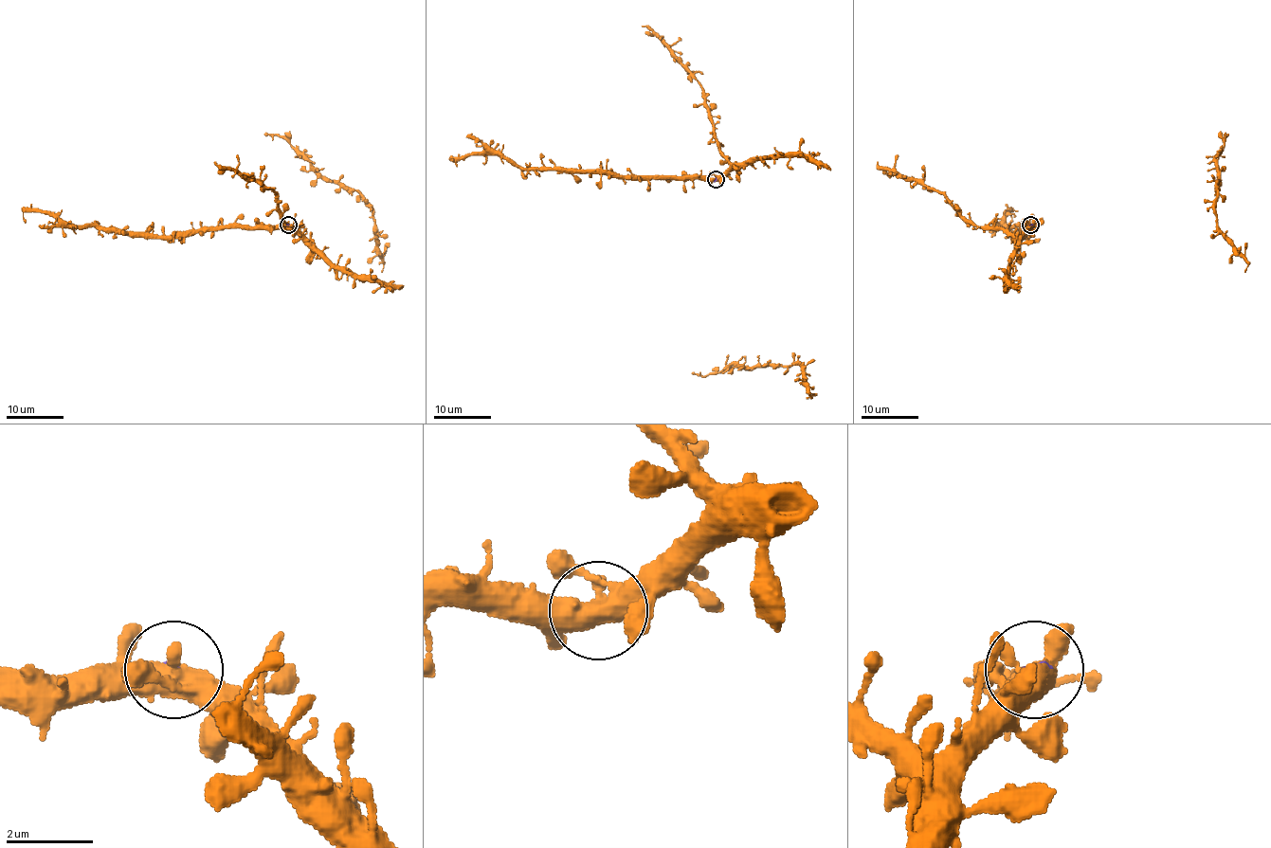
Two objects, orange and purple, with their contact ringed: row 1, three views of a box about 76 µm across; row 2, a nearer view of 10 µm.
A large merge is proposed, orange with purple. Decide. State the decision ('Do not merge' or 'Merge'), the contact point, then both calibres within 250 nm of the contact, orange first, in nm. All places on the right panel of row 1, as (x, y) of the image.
Do not merge. Place: (1030, 225). Thickness 480 nm (orange) against 80 nm

